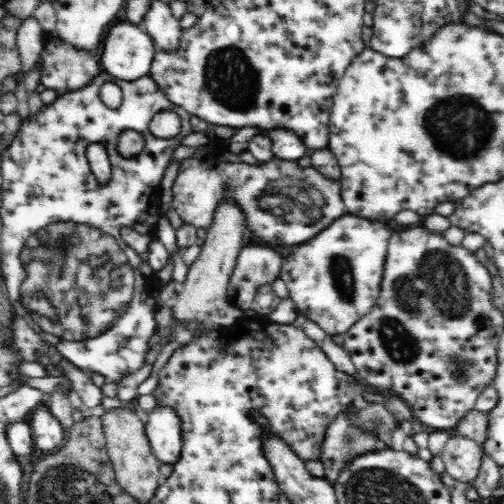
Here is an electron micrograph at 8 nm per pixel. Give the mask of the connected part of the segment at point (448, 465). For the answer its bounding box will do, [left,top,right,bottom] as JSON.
[439,435,483,487]

